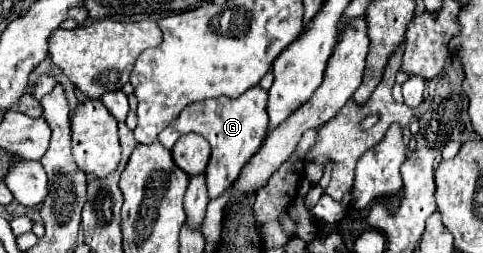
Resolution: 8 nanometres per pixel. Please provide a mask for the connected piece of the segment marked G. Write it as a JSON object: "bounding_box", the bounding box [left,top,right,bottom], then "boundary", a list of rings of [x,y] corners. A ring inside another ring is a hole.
{"bounding_box":[158,86,268,200],"boundary":[[[254,86],[246,90],[240,98],[230,100],[228,96],[220,98],[210,98],[210,100],[200,100],[196,104],[186,106],[176,122],[168,126],[158,140],[166,146],[172,148],[174,142],[186,134],[186,132],[196,132],[204,136],[210,142],[211,155],[206,168],[206,182],[208,182],[208,196],[210,200],[218,198],[240,174],[242,166],[258,152],[262,146],[266,128],[268,128],[268,112],[266,112],[266,102],[268,102],[268,92],[262,90],[260,86]]]}

